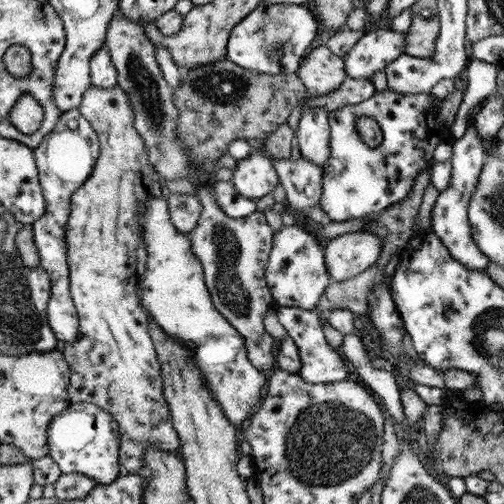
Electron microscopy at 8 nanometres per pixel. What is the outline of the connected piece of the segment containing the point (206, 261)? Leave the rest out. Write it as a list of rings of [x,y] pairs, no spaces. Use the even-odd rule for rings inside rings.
[[[214,176],[201,180],[196,197],[202,204],[202,214],[196,228],[188,234],[190,248],[203,266],[204,280],[216,310],[244,337],[247,355],[254,368],[265,372],[276,365],[275,349],[278,340],[264,326],[266,312],[272,312],[278,304],[266,284],[266,265],[274,243],[274,231],[266,222],[264,213],[254,211],[244,218],[230,218],[213,200]],[[205,180],[205,182],[204,182]]]

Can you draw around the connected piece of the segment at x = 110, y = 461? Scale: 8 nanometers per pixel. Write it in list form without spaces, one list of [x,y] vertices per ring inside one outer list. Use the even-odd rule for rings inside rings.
[[[89,403],[70,405],[50,422],[48,456],[58,464],[63,474],[80,472],[97,484],[112,484],[124,473],[118,455],[120,432],[118,422],[101,407]]]

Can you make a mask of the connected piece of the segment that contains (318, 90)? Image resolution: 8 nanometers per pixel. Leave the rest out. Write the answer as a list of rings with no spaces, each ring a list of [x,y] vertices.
[[[324,43],[304,58],[296,73],[311,98],[332,94],[348,77],[343,58],[335,56]]]

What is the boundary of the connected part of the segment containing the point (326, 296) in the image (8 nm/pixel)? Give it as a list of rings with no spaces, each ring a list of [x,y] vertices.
[[[374,263],[352,278],[340,282],[332,280],[314,309],[319,318],[327,318],[329,312],[334,309],[348,309],[353,313],[366,315],[370,292],[378,275],[378,264]]]

